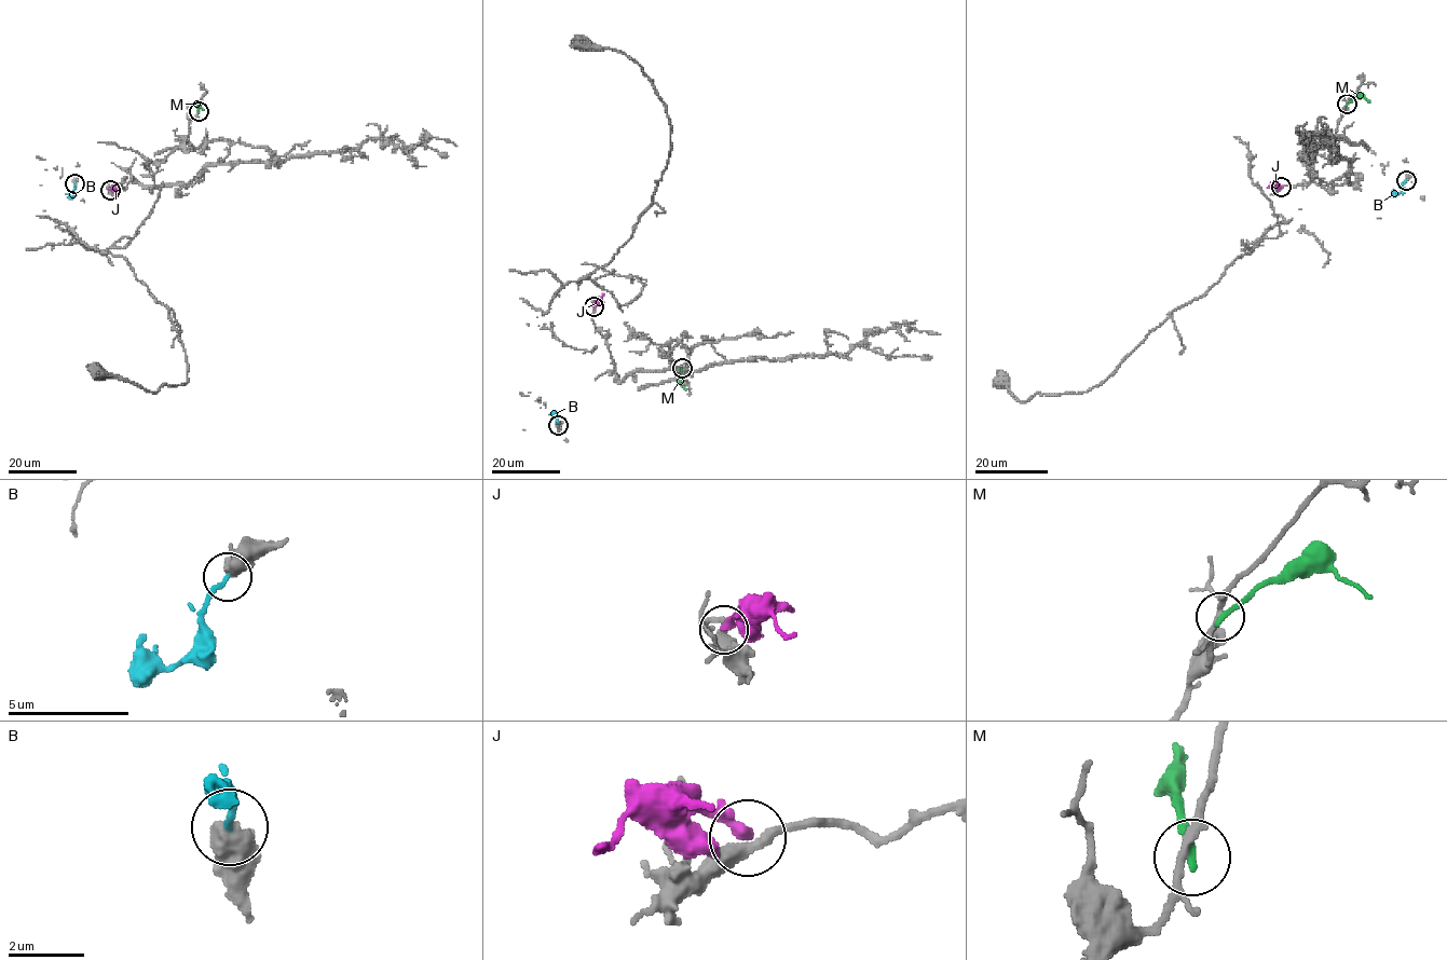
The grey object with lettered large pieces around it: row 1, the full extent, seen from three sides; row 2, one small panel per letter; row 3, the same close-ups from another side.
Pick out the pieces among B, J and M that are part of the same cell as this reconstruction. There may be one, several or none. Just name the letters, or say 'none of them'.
B

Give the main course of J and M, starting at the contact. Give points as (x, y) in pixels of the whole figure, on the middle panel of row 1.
J: (594, 307), (604, 293)
M: (682, 369), (680, 383), (686, 389)

